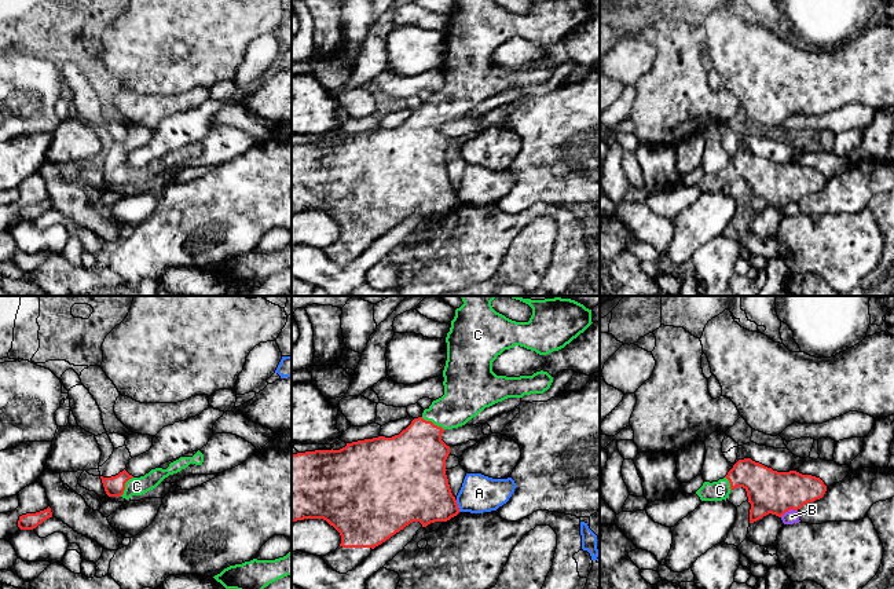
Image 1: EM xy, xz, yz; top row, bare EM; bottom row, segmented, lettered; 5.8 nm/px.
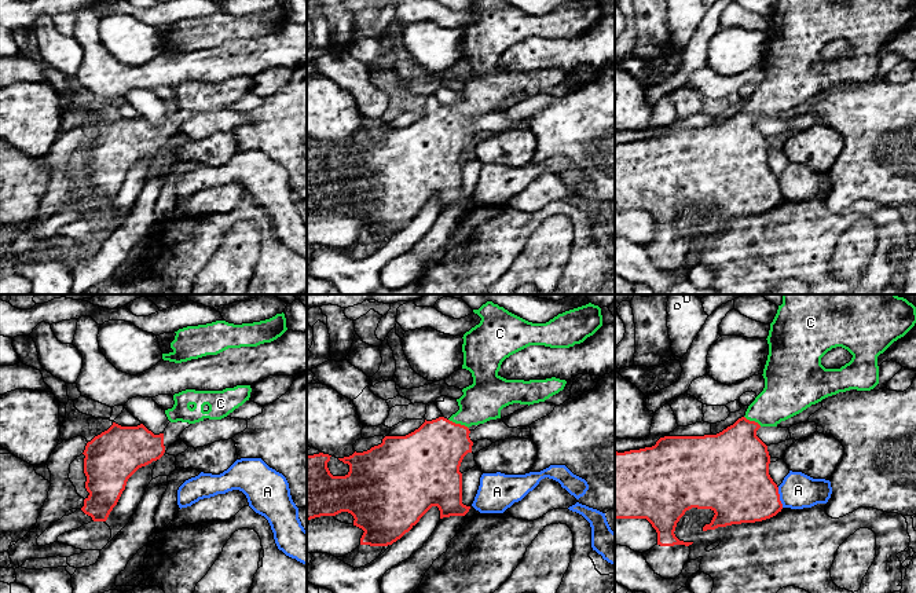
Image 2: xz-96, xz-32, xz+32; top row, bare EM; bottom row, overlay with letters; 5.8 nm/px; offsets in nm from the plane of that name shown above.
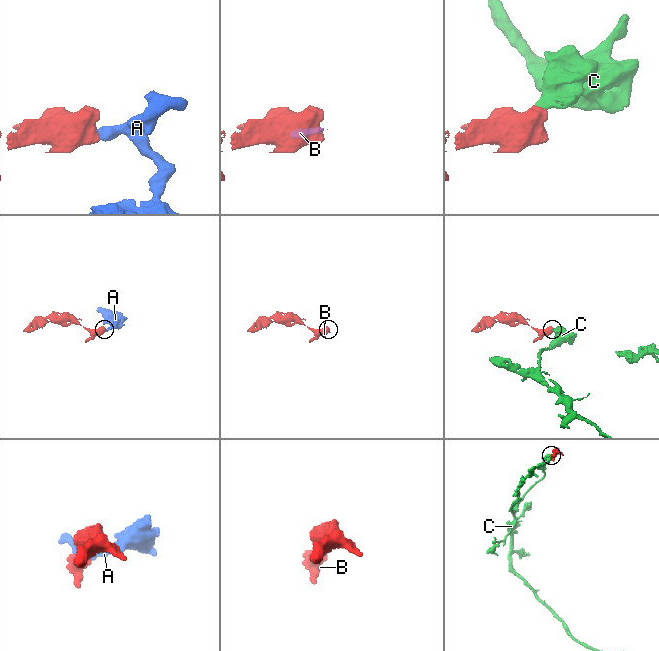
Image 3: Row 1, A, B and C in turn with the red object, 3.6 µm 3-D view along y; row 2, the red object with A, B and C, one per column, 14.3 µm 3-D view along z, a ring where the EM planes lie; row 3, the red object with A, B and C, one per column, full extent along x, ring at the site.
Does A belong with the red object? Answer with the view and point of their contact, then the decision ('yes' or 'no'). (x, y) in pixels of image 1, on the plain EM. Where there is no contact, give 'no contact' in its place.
xz (457, 197) | no

